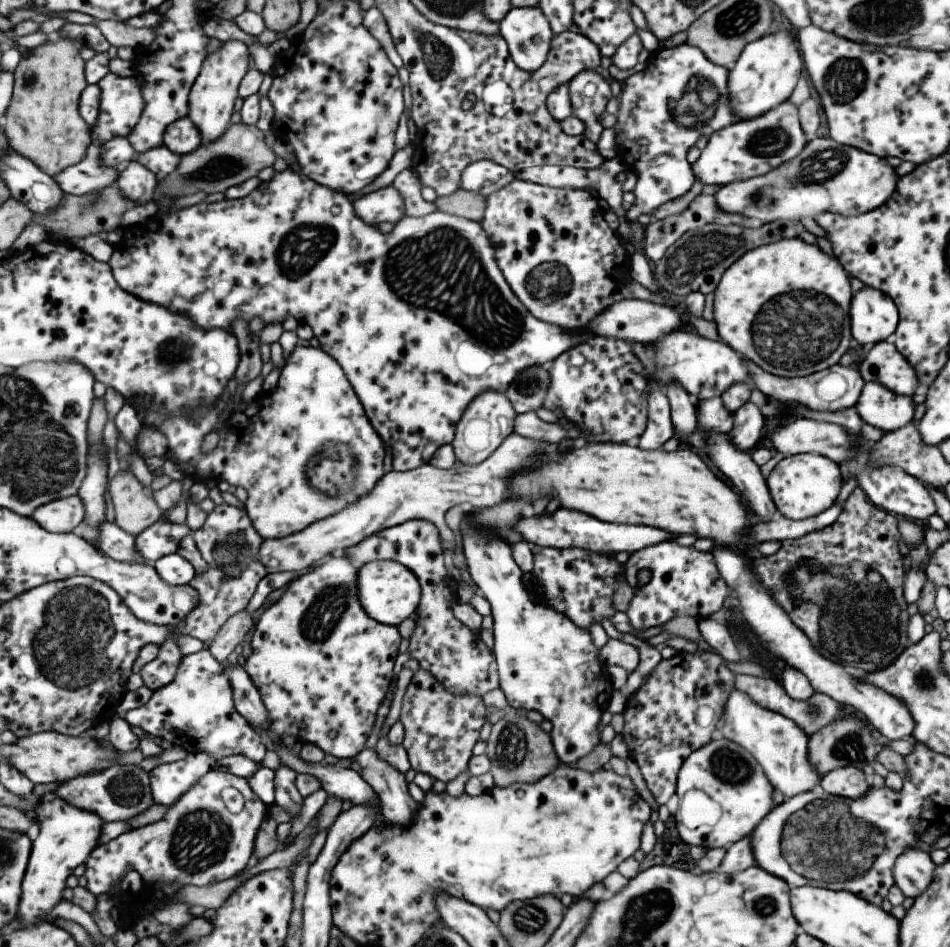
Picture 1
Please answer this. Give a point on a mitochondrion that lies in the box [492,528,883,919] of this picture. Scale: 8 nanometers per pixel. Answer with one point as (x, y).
(727, 765)

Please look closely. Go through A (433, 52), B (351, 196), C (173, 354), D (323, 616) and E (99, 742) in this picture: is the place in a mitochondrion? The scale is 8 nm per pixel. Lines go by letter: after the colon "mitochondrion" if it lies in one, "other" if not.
A: mitochondrion
B: other
C: mitochondrion
D: mitochondrion
E: other

